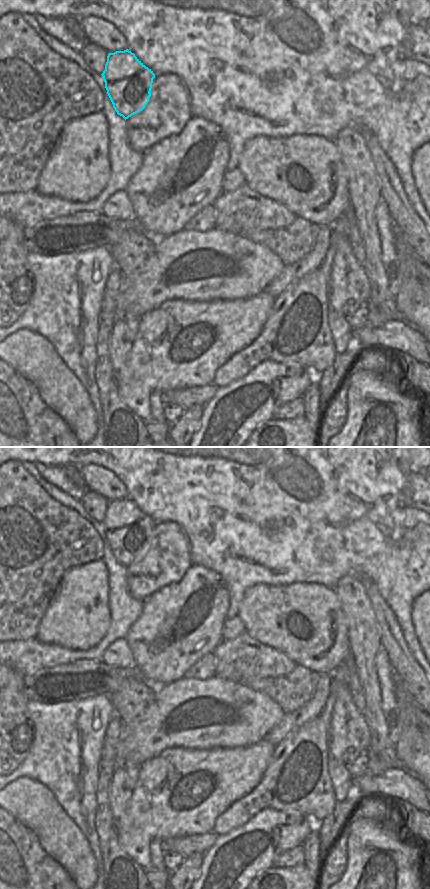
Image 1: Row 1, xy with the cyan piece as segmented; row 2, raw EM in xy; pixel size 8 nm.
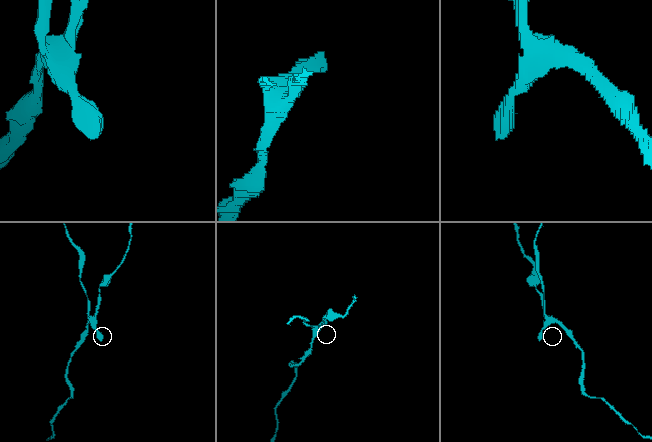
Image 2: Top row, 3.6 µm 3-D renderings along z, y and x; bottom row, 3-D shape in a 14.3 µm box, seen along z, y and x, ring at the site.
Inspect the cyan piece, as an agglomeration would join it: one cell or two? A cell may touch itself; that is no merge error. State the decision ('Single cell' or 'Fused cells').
Fused cells.

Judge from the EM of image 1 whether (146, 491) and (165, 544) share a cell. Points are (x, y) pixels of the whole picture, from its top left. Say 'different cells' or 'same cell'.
different cells

